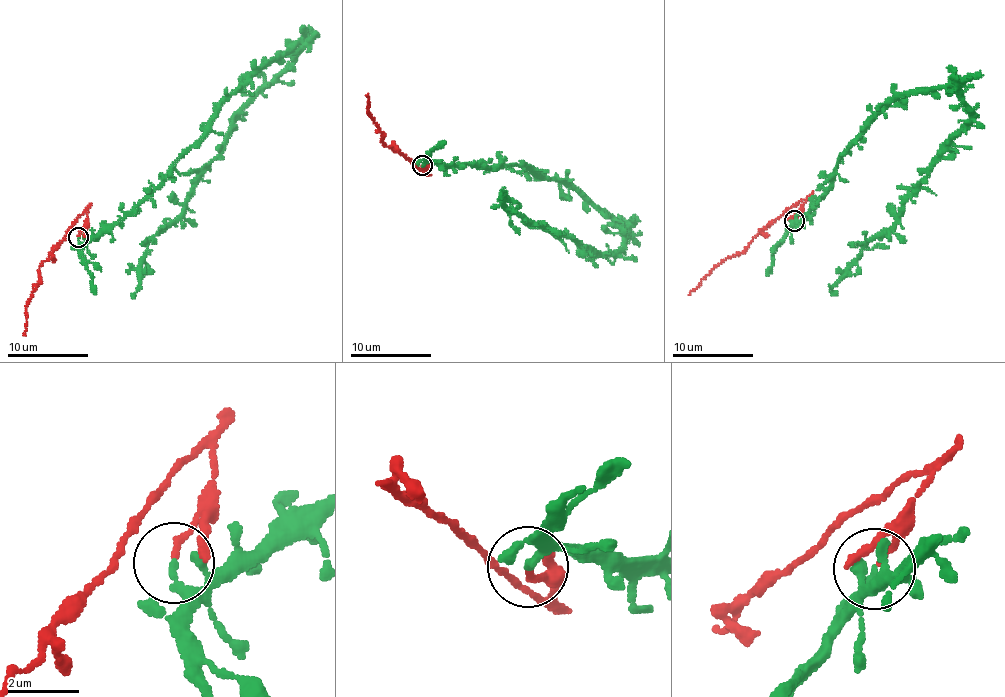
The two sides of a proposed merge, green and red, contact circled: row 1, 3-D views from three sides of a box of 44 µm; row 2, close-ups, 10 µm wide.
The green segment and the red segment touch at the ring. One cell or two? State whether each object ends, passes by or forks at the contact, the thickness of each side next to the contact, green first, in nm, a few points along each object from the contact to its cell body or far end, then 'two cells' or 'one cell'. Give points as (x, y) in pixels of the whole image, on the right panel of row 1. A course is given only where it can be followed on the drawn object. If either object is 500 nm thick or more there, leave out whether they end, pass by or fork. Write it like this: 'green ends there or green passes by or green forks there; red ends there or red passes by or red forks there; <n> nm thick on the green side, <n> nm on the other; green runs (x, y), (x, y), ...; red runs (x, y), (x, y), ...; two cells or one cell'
green ends there; red ends there; 200 nm thick on the green side, 160 nm on the other; green runs (795, 221), (898, 98), (943, 87), (969, 108), (837, 295); red runs (795, 219), (807, 198), (753, 239), (745, 249), (711, 271), (688, 295); two cells

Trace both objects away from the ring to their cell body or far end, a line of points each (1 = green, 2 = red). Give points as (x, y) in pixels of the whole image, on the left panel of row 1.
1: (78, 238), (94, 240), (131, 215), (225, 101), (294, 51), (147, 246), (133, 297)
2: (78, 236), (87, 216), (85, 212), (75, 219), (39, 268), (41, 279), (25, 308), (26, 335)

